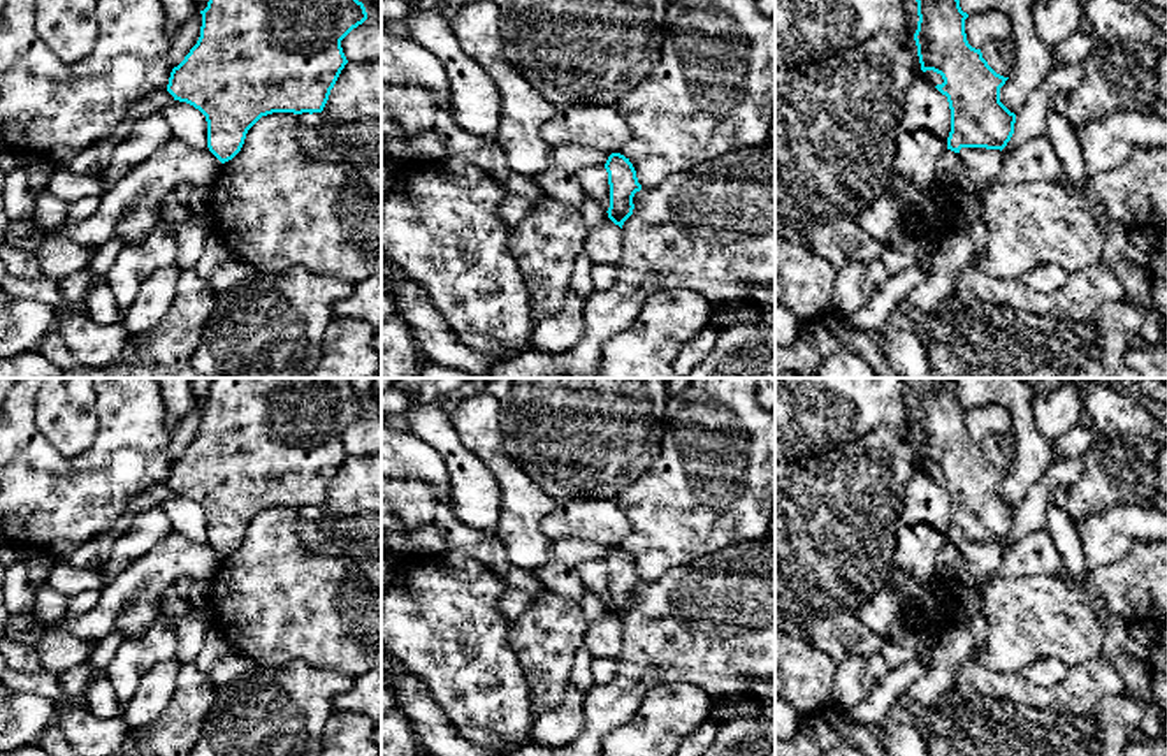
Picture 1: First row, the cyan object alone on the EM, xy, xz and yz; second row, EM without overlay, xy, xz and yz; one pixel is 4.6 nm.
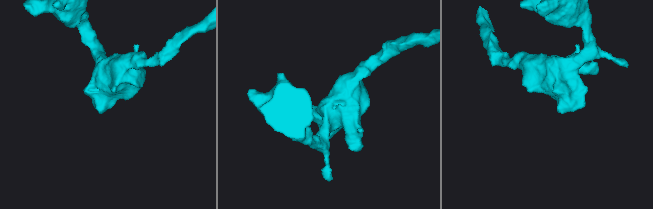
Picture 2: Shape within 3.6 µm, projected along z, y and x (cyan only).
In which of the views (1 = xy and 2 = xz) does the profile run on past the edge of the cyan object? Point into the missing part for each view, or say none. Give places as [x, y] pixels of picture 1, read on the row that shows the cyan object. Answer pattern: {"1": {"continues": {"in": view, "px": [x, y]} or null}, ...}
{"1": {"continues": null}, "2": {"continues": null}}

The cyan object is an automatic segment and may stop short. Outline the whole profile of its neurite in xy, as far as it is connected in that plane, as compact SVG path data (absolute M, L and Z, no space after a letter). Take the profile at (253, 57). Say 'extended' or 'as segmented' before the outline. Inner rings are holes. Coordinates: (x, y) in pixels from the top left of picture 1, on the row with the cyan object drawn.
as segmented; M209 0L200 14L200 37L172 69L167 91L174 100L186 102L206 116L207 148L221 164L241 151L248 130L262 116L322 113L348 63L341 40L367 19L366 7L359 0Z

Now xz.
as segmented; M612 153L605 164L610 185L608 218L622 229L624 222L633 214L633 197L641 190L636 171L629 158Z

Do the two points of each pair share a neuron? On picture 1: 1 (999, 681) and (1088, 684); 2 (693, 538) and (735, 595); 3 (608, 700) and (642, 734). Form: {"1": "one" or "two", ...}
{"1": "one", "2": "two", "3": "two"}

